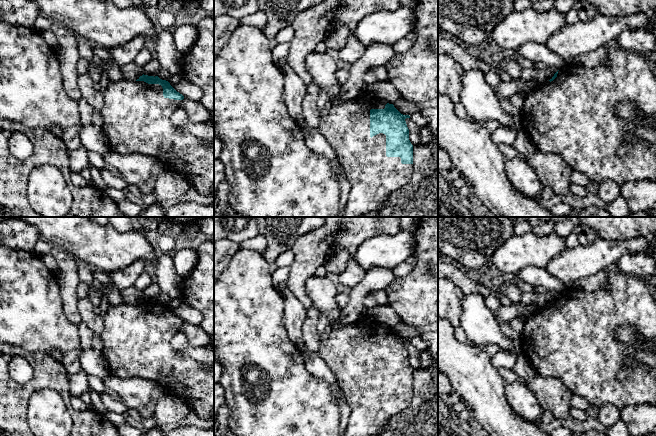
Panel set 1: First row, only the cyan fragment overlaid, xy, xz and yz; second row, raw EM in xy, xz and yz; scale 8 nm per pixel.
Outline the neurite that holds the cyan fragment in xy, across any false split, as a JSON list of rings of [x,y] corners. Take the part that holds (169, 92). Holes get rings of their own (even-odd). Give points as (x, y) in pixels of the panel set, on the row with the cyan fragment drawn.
[[[143,74],[134,82],[124,78],[117,82],[109,80],[104,90],[104,106],[100,110],[104,118],[102,129],[108,138],[109,150],[122,155],[140,153],[153,156],[160,160],[168,171],[171,167],[177,167],[184,162],[187,165],[187,171],[194,176],[198,193],[209,196],[214,186],[214,145],[207,146],[204,140],[185,131],[179,132],[173,125],[171,115],[181,107],[183,99],[184,96],[177,92],[168,81],[162,80],[158,76]]]

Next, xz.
[[[366,93],[344,103],[333,104],[326,114],[321,114],[317,130],[335,151],[338,162],[350,184],[347,204],[340,217],[361,217],[366,214],[374,214],[382,207],[392,192],[401,189],[410,182],[414,170],[413,145],[409,140],[406,118],[410,118],[410,116],[401,114],[393,104]]]

